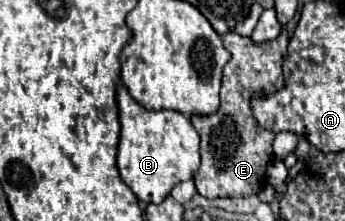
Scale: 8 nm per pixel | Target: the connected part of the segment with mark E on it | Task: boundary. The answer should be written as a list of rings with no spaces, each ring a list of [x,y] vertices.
[[[284,28],[276,40],[268,40],[262,44],[252,42],[252,38],[244,38],[236,32],[228,32],[222,36],[224,48],[232,54],[230,62],[222,72],[222,90],[220,90],[220,108],[214,114],[198,116],[192,114],[192,126],[200,134],[200,154],[202,164],[194,174],[194,182],[198,192],[204,198],[236,198],[258,194],[264,186],[266,166],[272,160],[272,140],[274,134],[258,126],[250,110],[250,96],[258,90],[272,94],[282,88],[282,58],[288,46],[288,30]]]

